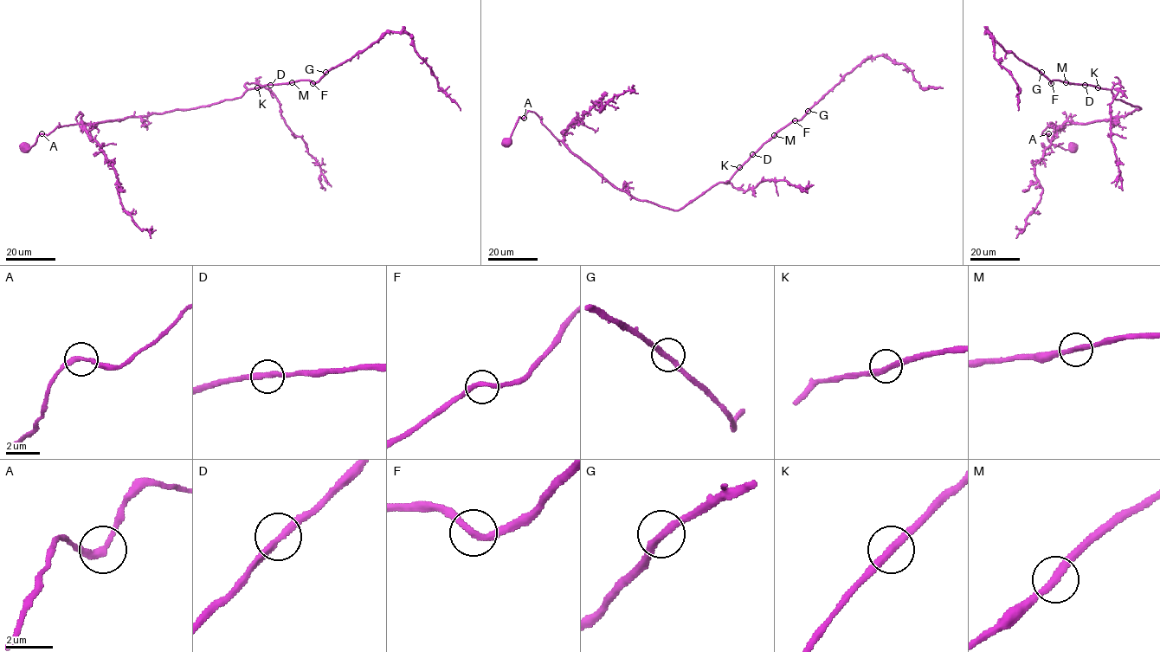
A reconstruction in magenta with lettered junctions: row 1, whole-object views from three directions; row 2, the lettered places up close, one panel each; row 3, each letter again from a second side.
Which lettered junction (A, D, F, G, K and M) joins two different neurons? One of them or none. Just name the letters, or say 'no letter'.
no letter

